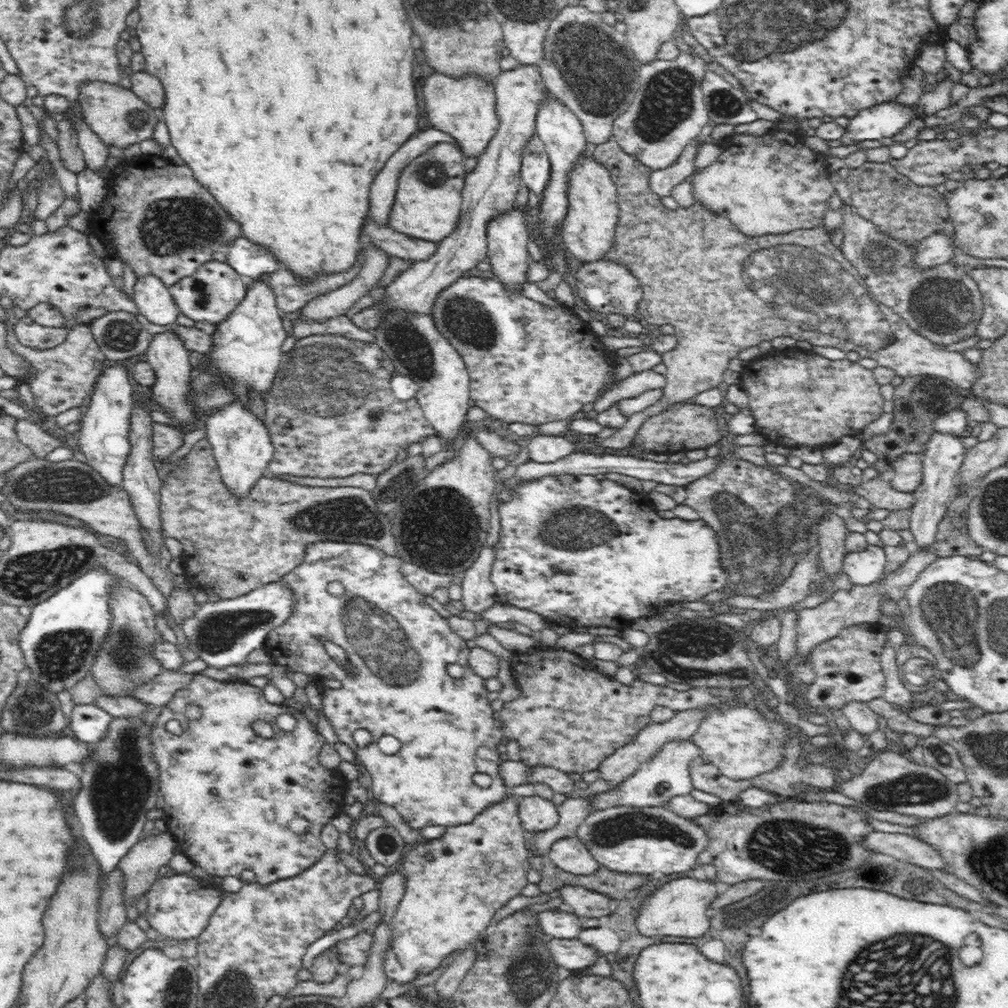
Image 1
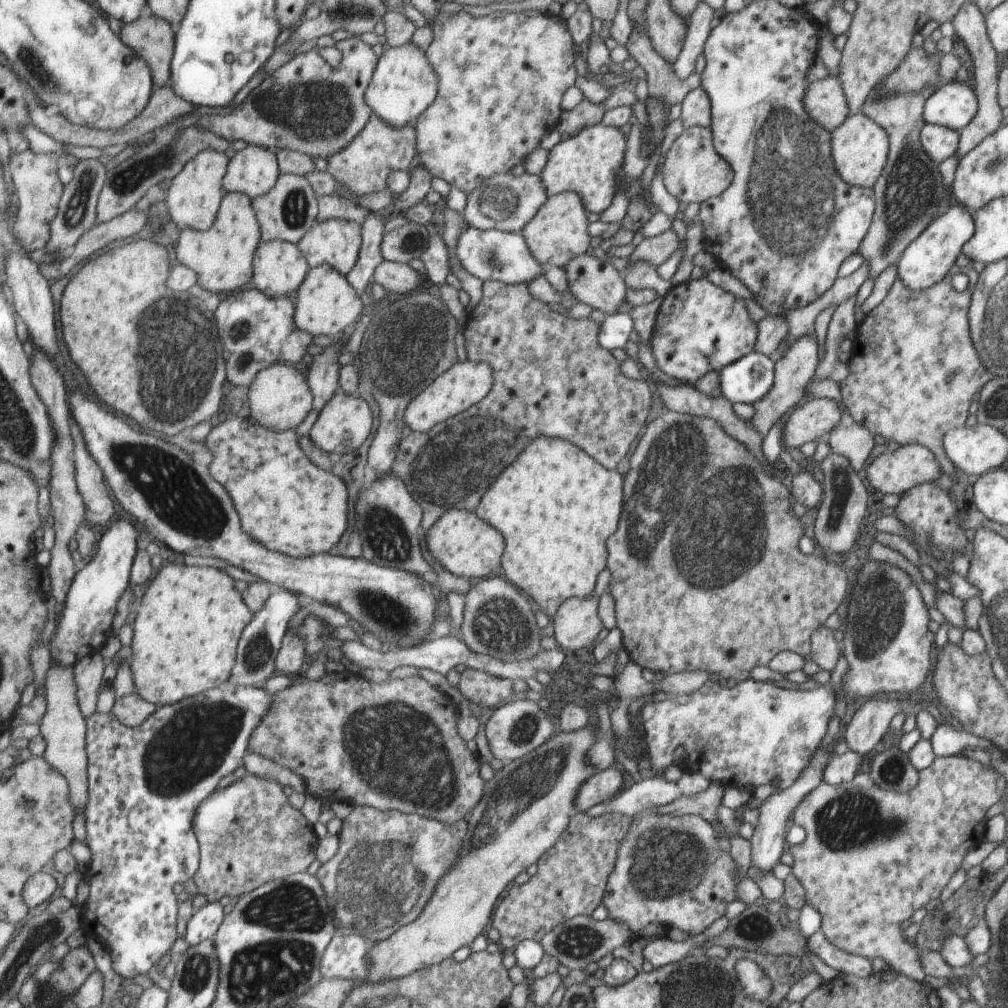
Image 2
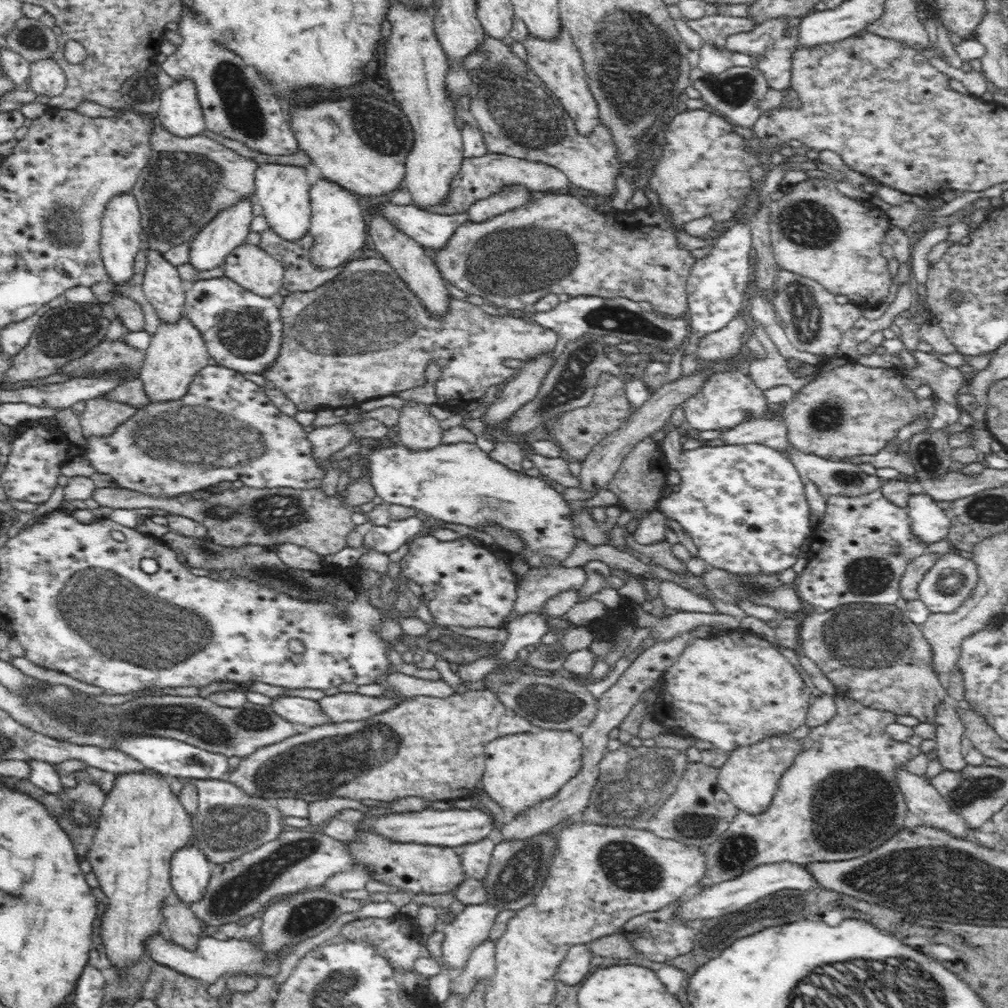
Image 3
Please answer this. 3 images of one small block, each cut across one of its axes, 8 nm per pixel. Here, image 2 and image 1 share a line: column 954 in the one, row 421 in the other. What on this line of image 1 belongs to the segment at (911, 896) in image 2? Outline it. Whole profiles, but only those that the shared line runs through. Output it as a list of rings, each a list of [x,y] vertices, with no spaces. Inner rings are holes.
[[[790,347],[780,358],[758,358],[748,363],[739,384],[749,398],[757,431],[773,444],[796,447],[800,444],[824,448],[843,436],[855,436],[883,414],[884,399],[873,371],[848,360],[829,360],[814,351]]]

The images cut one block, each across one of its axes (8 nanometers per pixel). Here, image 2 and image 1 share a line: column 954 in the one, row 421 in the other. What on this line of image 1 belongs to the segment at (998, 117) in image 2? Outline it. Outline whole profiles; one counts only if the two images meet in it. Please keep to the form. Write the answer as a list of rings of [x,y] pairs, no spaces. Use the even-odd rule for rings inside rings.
[[[17,419],[16,433],[18,440],[32,451],[34,457],[44,458],[52,450],[65,446],[60,437],[43,430],[34,421]]]

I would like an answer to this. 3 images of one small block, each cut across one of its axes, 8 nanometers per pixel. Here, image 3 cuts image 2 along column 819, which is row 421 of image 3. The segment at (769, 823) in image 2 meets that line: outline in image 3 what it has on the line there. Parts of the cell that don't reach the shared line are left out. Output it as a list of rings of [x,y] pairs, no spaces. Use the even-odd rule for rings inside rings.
[[[781,416],[772,419],[753,419],[742,422],[729,432],[724,432],[726,445],[760,444],[784,454],[788,448],[788,429]]]

